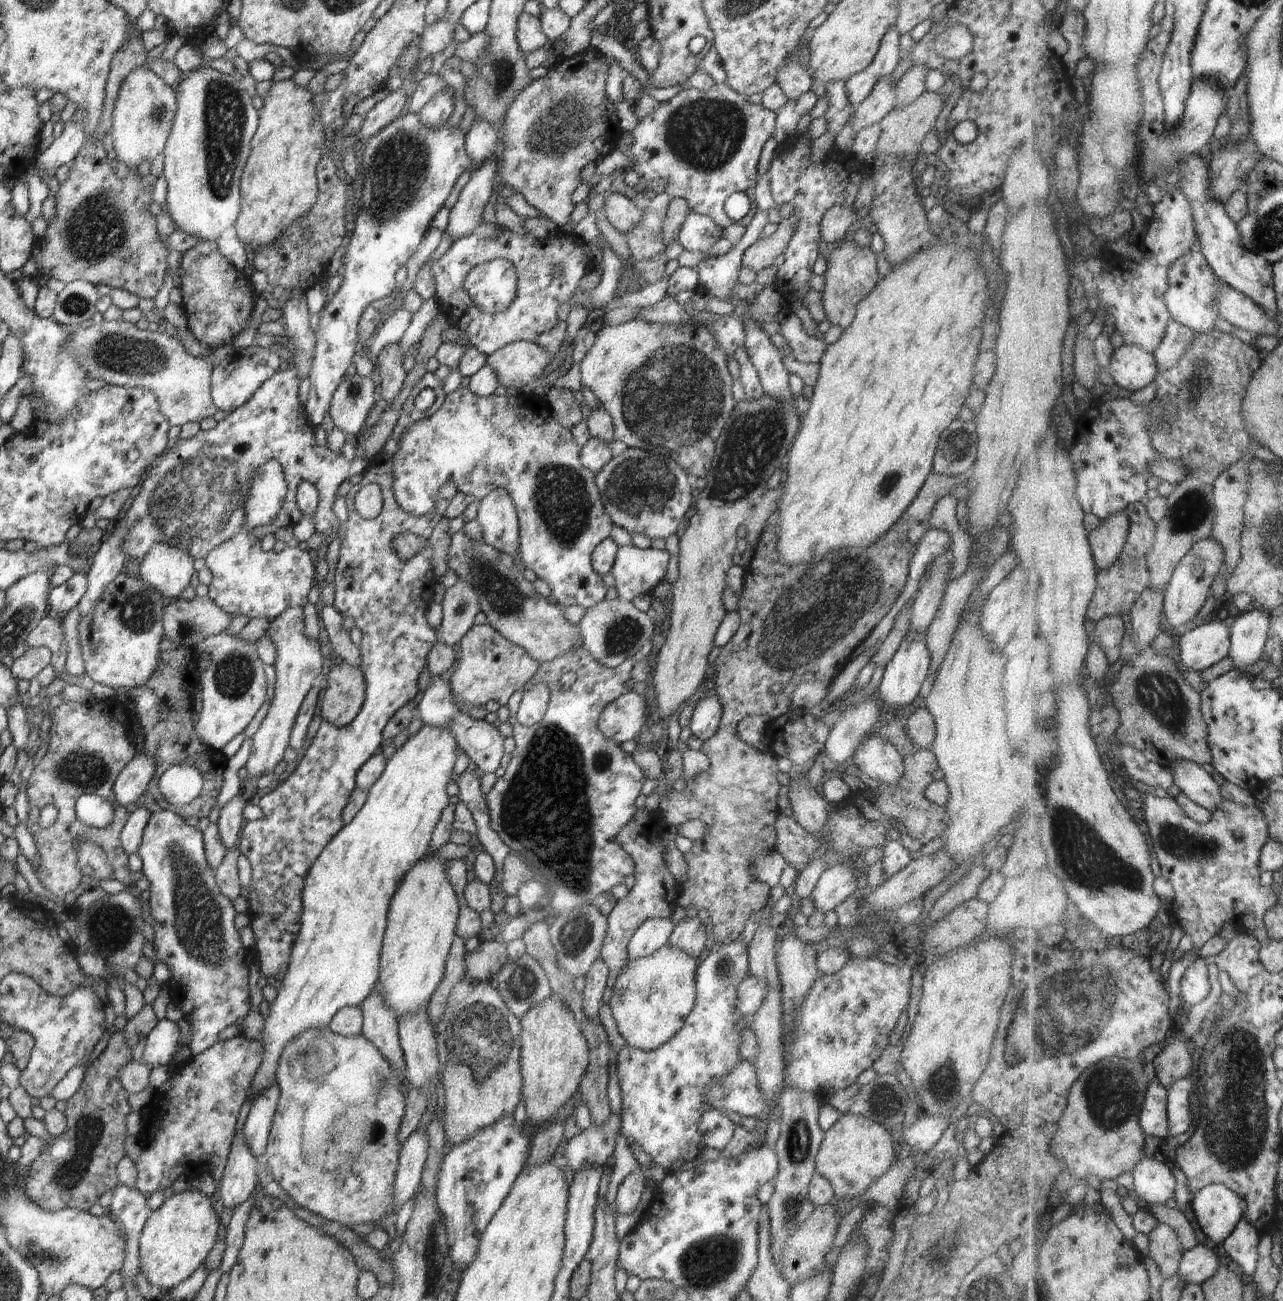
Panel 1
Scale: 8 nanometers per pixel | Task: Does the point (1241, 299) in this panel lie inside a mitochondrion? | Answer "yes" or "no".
no

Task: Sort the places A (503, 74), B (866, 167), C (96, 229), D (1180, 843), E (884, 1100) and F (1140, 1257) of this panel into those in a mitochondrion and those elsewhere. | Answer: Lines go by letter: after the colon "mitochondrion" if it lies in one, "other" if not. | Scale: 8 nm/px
A: mitochondrion
B: other
C: mitochondrion
D: mitochondrion
E: mitochondrion
F: other

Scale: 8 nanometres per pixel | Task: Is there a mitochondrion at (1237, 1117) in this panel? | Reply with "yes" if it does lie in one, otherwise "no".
yes

